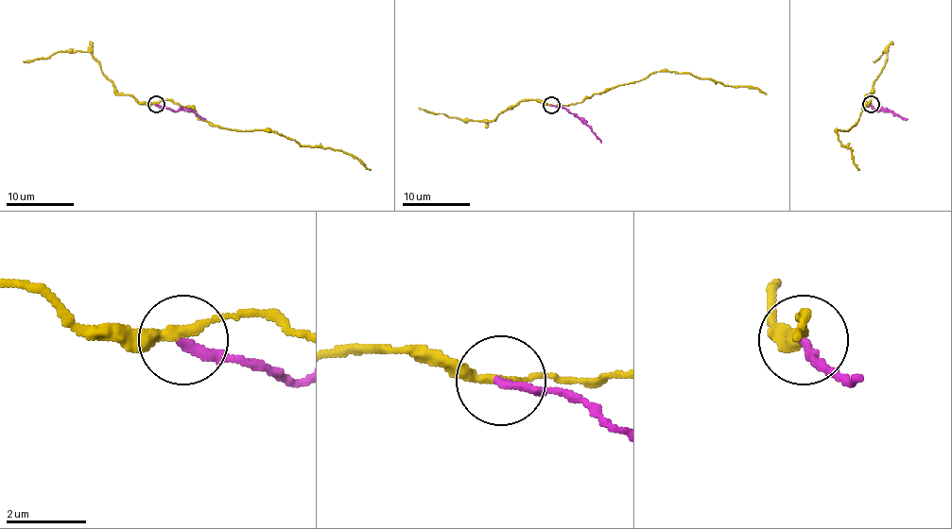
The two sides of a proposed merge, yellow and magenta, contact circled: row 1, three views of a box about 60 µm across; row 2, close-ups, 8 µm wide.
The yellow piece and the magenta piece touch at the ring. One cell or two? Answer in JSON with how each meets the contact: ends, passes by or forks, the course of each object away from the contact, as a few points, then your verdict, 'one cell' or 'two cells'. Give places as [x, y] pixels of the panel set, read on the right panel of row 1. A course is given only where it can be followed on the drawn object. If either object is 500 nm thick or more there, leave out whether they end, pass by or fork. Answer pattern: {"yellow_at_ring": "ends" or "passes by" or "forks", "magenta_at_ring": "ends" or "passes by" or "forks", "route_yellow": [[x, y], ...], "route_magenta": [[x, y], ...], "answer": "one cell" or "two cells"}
{"yellow_at_ring": "passes by", "magenta_at_ring": "ends", "route_yellow": [[871, 104], [869, 100], [859, 119], [847, 130], [837, 130], [839, 141], [851, 147], [851, 154], [859, 169]], "route_magenta": [[871, 104], [879, 110], [891, 110], [908, 119]], "answer": "two cells"}

